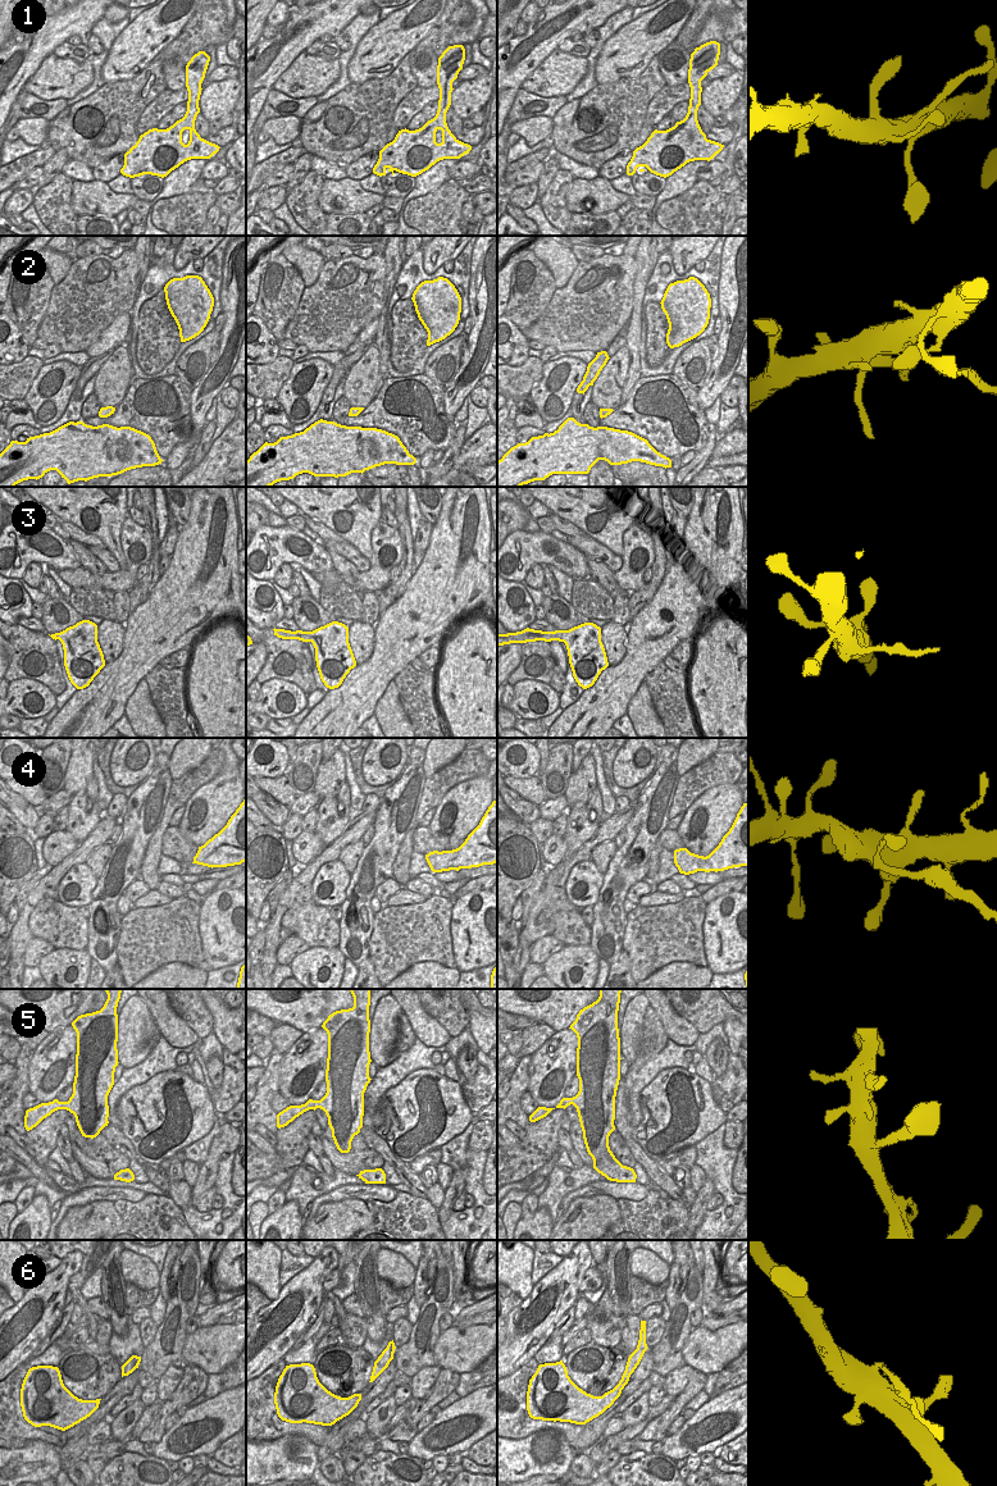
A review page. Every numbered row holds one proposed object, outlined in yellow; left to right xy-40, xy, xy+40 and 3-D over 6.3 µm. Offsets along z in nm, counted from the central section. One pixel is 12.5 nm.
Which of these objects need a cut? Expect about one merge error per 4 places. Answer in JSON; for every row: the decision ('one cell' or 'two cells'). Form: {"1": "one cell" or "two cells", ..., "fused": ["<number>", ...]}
{"1": "one cell", "2": "one cell", "3": "one cell", "4": "two cells", "5": "one cell", "6": "two cells", "fused": ["4", "6"]}

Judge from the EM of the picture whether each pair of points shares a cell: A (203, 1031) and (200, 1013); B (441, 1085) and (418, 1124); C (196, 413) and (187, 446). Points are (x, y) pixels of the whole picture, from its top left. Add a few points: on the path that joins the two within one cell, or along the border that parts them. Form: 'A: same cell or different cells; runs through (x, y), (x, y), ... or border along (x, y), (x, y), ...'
A: same cell; runs through (203, 1028), (200, 1017)
B: same cell; runs through (436, 1093), (433, 1102), (422, 1113)
C: same cell; runs through (196, 420), (196, 434), (194, 438)

